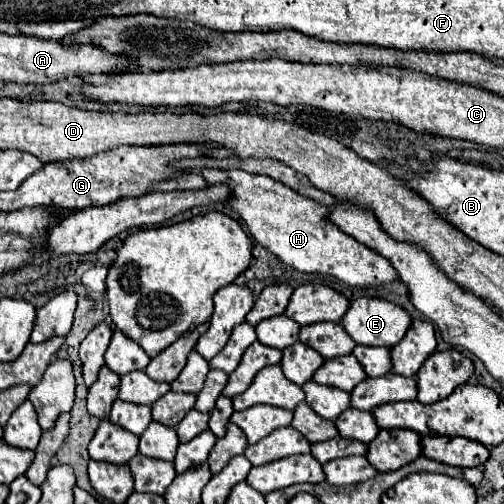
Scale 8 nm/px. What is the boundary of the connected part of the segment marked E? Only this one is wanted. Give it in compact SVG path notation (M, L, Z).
M357 298L351 302L341 326L357 344L393 348L409 328L409 314L383 298Z

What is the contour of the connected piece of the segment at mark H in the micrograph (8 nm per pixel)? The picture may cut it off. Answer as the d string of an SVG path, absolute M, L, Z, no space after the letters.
M201 170L207 186L225 184L229 186L229 204L241 220L249 226L251 236L273 252L287 266L297 268L299 272L321 272L331 274L343 280L349 286L379 286L385 282L397 282L397 272L375 250L359 244L355 238L341 232L331 220L327 220L327 208L299 196L285 184L271 180L269 176L257 176L243 170Z

